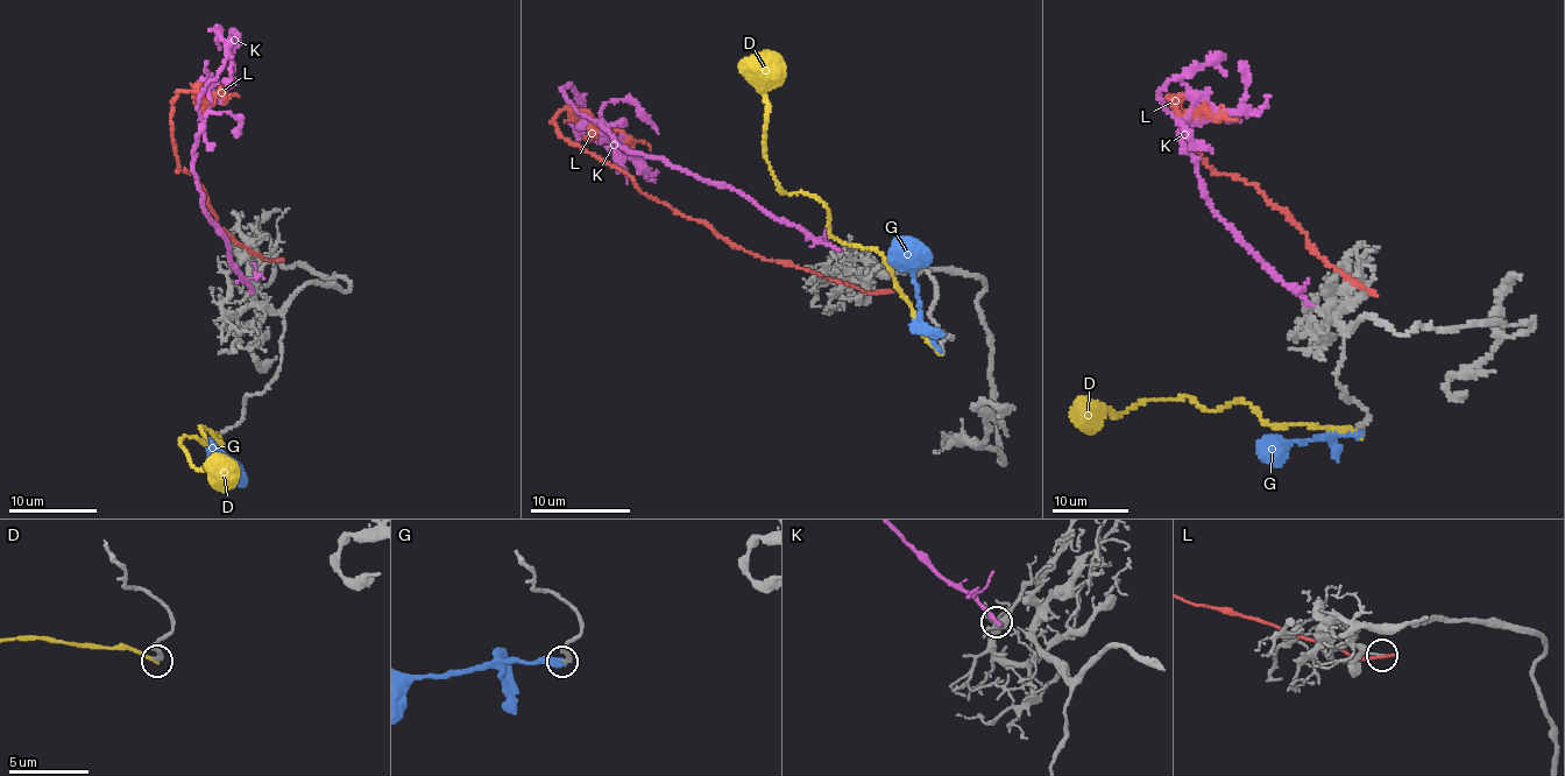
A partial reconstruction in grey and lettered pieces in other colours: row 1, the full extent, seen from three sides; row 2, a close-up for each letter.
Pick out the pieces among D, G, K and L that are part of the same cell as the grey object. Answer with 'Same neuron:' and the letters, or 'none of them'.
Same neuron: G

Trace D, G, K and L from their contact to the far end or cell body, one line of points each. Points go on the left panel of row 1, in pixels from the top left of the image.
D: (216, 439), (202, 427), (204, 443), (183, 437), (181, 443), (204, 470), (231, 465), (226, 479)
G: (218, 437), (216, 446), (239, 463), (235, 474)
K: (250, 291), (204, 207), (193, 171), (202, 118), (197, 105), (221, 71), (226, 42), (218, 37), (220, 49)
L: (277, 259), (224, 233), (192, 173), (177, 171), (179, 92), (205, 104), (236, 96)

